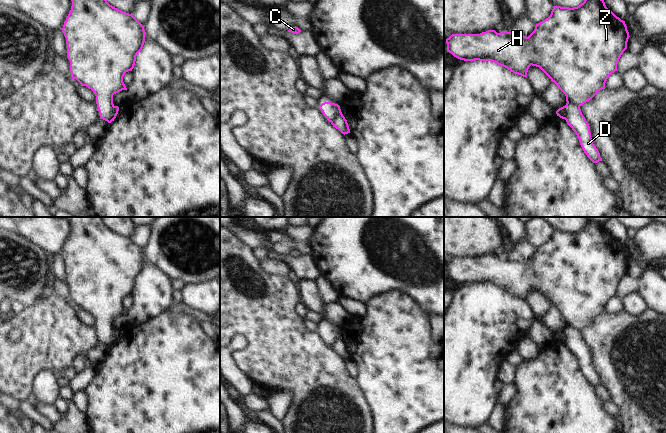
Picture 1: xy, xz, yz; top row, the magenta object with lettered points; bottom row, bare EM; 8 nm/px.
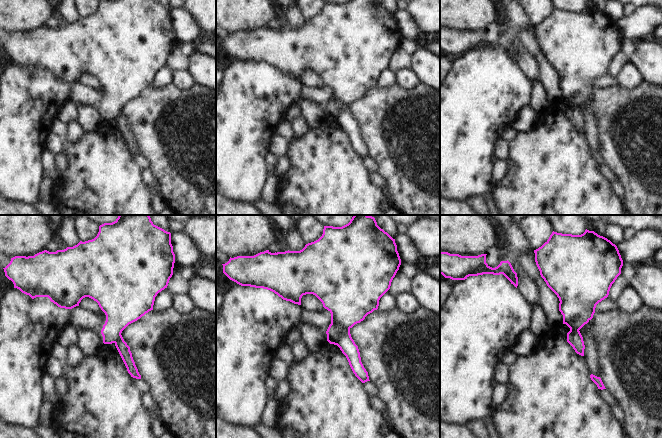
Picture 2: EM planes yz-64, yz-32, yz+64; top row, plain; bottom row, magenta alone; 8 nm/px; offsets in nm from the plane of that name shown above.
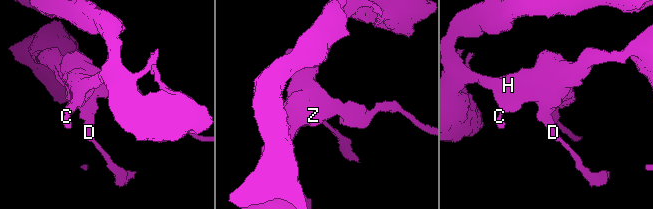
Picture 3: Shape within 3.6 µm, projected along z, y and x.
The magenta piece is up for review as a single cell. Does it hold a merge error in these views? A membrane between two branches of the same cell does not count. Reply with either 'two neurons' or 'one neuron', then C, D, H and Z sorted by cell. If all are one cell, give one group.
two neurons | C H Z / D

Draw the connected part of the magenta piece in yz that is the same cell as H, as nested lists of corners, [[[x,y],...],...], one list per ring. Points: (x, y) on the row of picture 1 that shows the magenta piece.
[[[584,0],[573,8],[553,6],[550,16],[536,24],[534,31],[528,37],[516,30],[500,33],[488,30],[480,34],[452,34],[446,39],[446,43],[447,52],[460,60],[491,61],[526,78],[531,65],[539,67],[565,94],[567,103],[582,106],[604,89],[609,76],[617,71],[617,64],[627,49],[629,37],[625,21],[609,10],[604,0]]]

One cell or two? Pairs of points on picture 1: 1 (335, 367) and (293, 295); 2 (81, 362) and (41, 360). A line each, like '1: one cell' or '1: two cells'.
1: one cell
2: two cells

